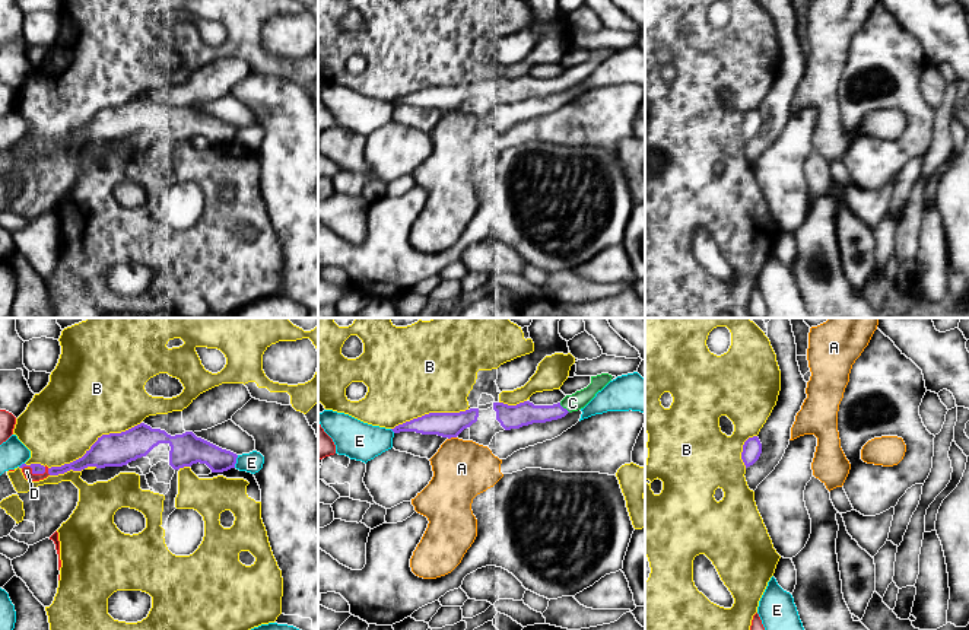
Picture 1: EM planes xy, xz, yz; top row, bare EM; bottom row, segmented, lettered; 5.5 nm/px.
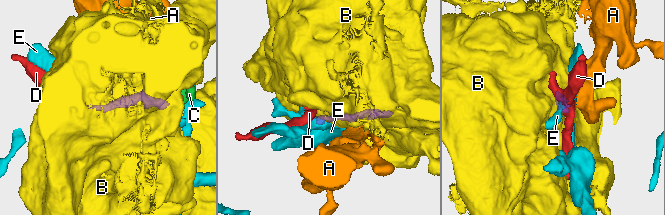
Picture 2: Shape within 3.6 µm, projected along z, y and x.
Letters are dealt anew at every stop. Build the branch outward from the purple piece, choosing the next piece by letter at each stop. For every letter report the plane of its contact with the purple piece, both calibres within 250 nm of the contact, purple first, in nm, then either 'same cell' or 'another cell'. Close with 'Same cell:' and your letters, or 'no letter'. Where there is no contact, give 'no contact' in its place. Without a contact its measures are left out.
A: xz | 140/320 nm | another cell
B: xy | 190/440 nm | another cell
C: xz | 130/100 nm | same cell
D: xy | 60/50 nm | same cell
E: xy | 160/110 nm | another cell
Same cell: C, D

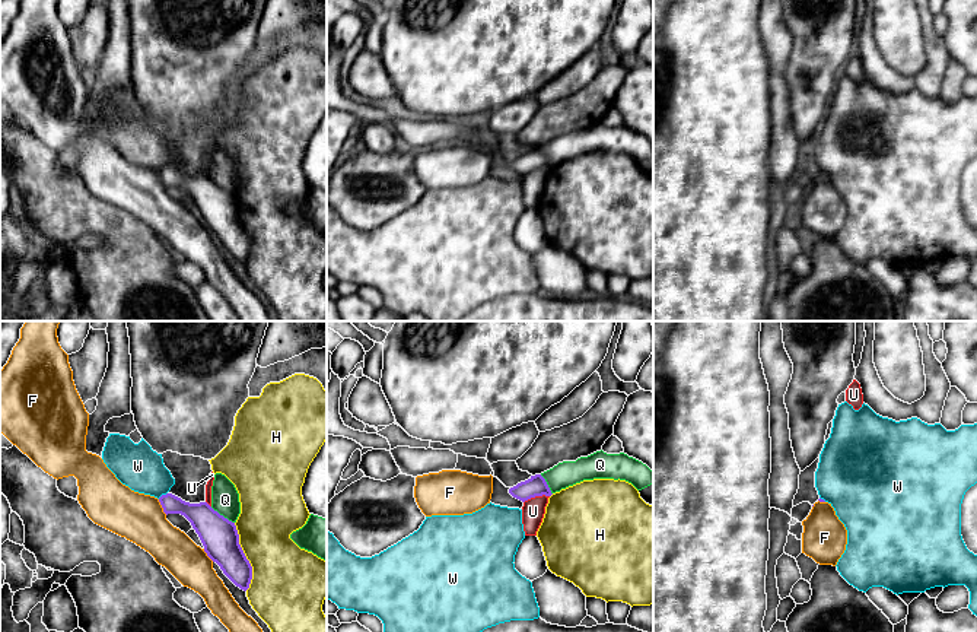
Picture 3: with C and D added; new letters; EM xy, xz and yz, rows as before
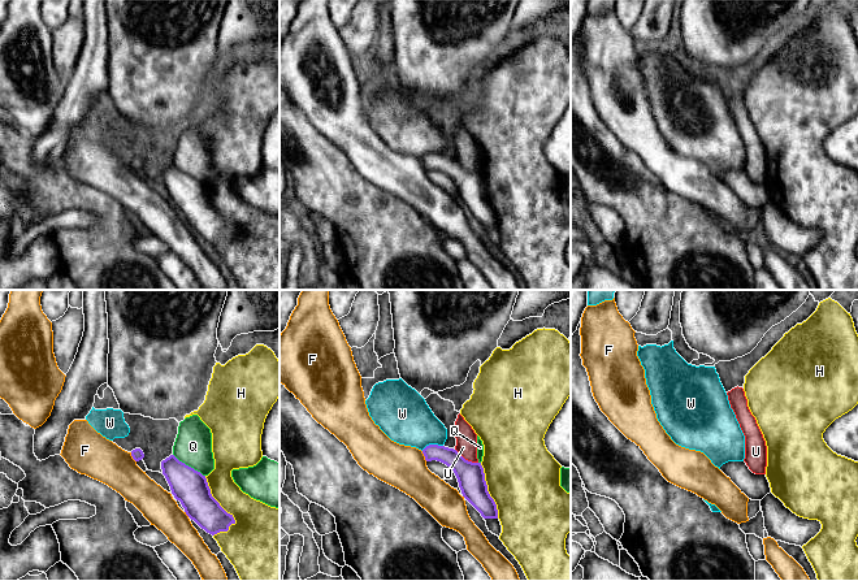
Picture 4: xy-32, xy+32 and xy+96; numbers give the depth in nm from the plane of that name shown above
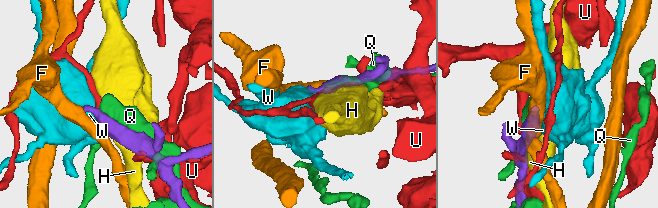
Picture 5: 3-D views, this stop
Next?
F: xy | 160/260 nm | another cell
H: xy | 200/360 nm | another cell
Q: xy | 200/160 nm | another cell
U: xz | 110/130 nm | another cell
W: xy | 150/240 nm | another cell
Same cell: no letter

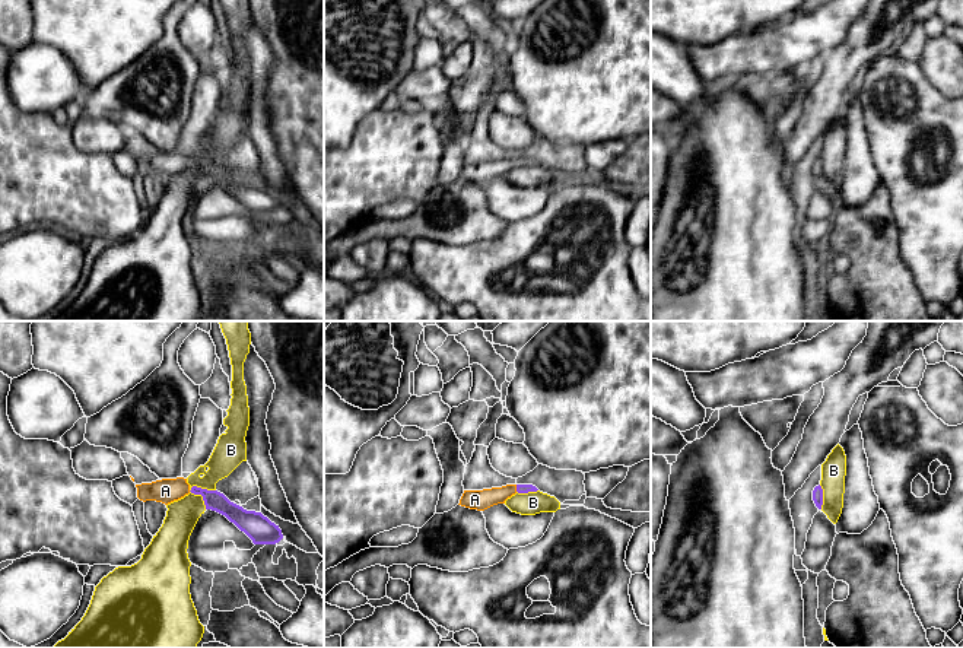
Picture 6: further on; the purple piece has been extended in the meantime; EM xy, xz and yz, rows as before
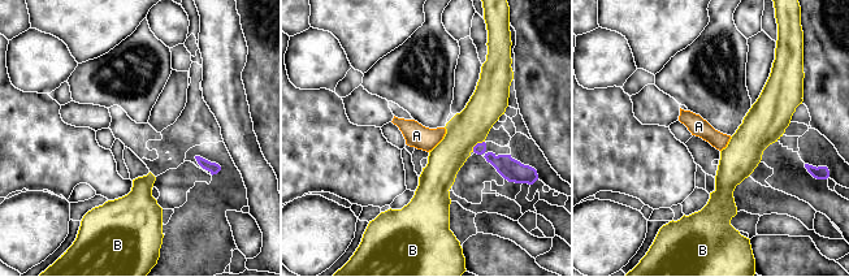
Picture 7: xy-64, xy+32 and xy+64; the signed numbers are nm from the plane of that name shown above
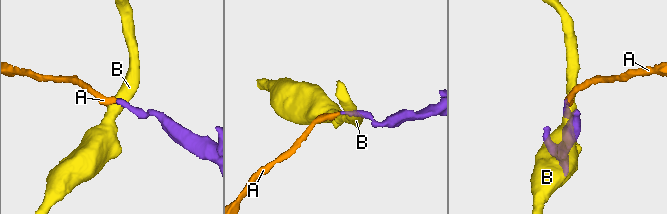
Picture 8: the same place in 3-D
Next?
A: xz | 50/110 nm | same cell
B: xy | 110/160 nm | another cell
Same cell: A

